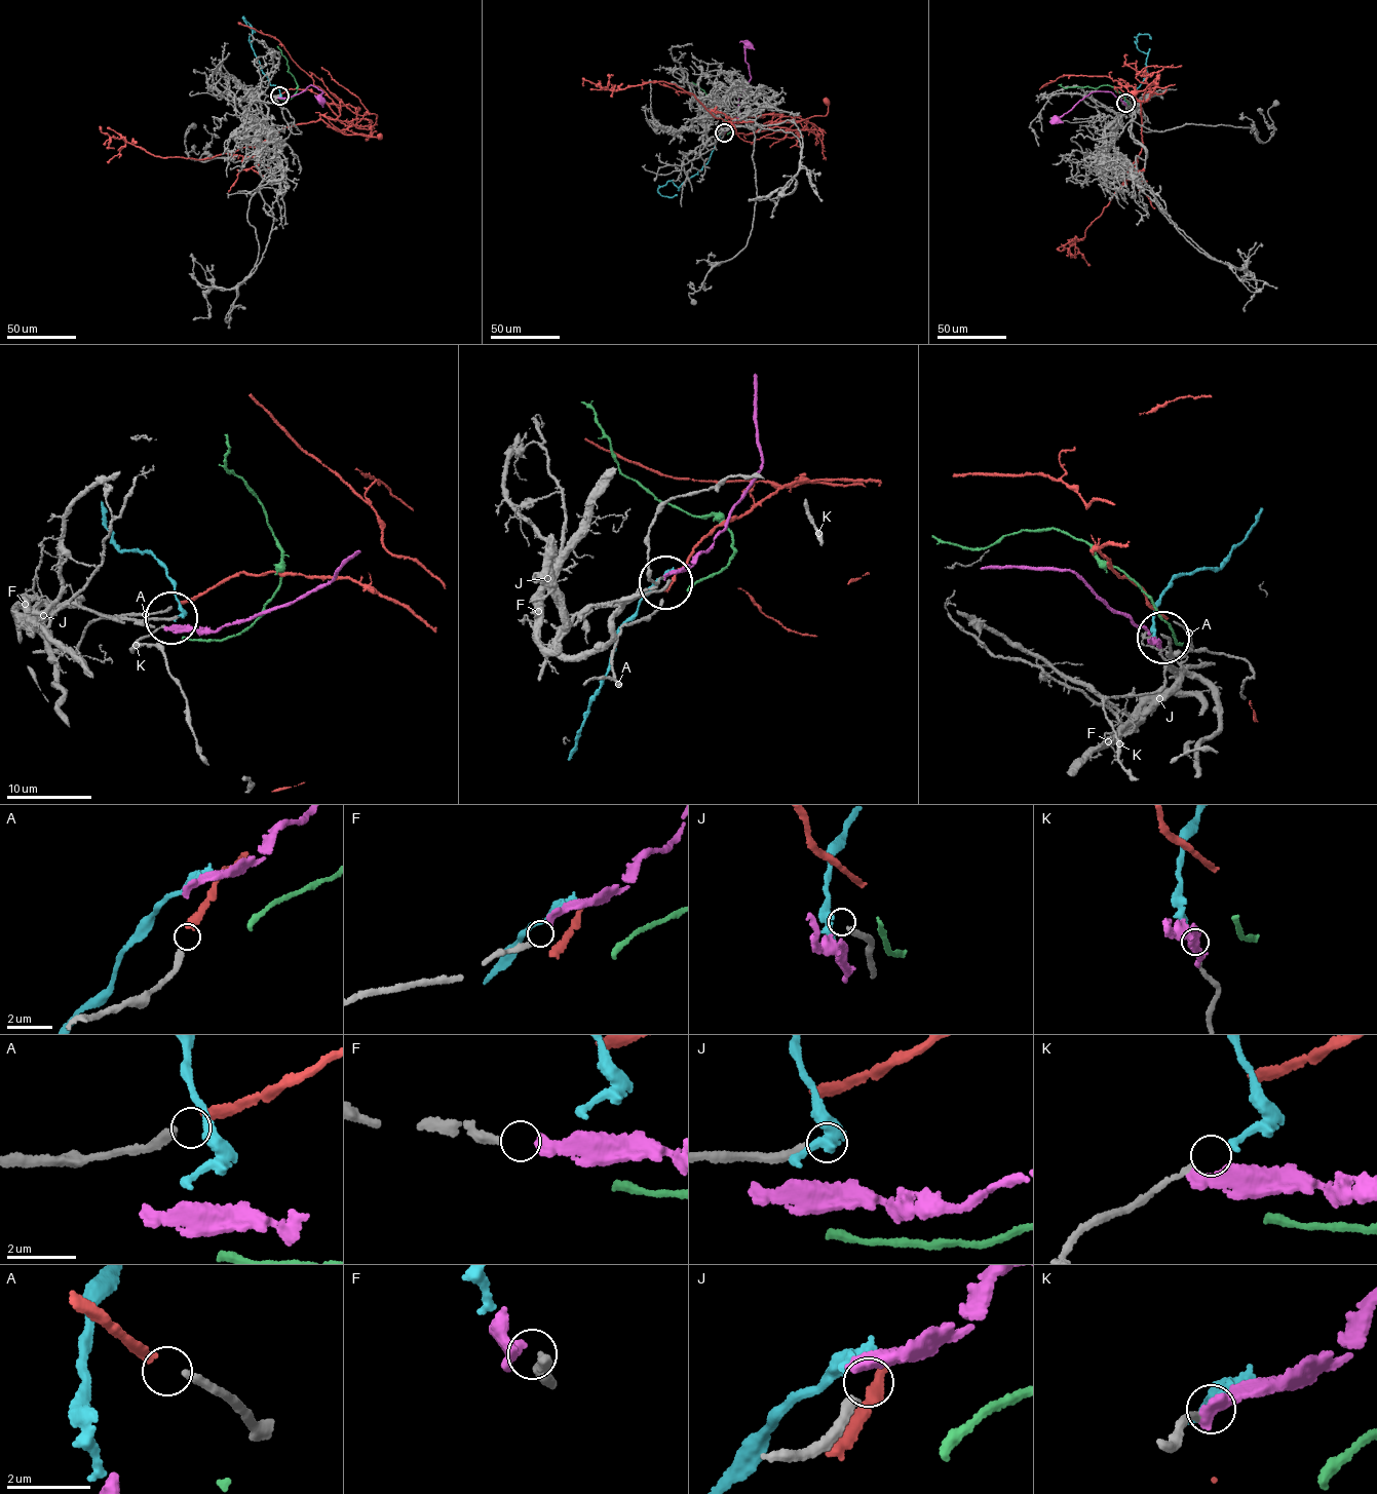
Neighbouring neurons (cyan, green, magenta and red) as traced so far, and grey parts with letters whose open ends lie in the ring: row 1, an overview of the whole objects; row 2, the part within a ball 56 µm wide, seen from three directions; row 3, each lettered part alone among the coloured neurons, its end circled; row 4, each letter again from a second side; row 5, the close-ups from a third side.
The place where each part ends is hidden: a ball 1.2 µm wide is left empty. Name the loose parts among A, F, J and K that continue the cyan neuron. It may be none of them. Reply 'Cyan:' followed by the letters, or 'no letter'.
Cyan: K

